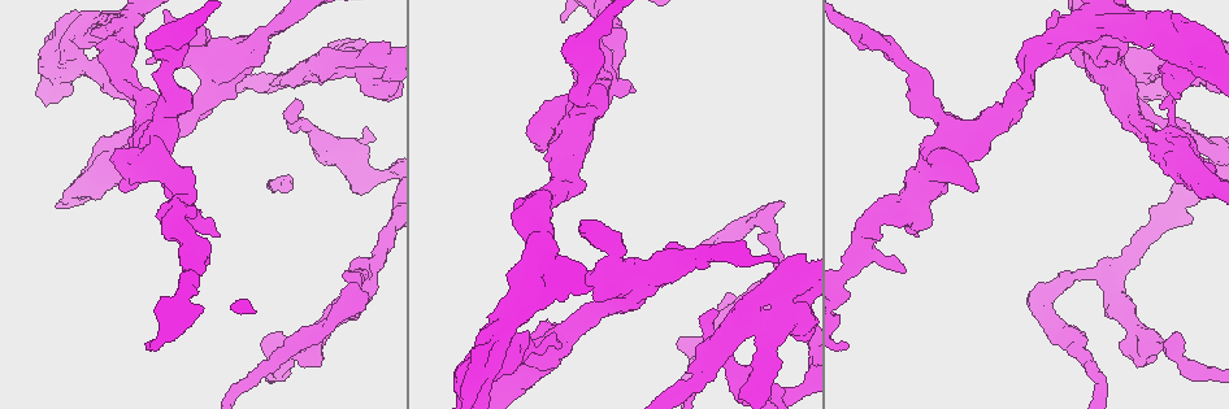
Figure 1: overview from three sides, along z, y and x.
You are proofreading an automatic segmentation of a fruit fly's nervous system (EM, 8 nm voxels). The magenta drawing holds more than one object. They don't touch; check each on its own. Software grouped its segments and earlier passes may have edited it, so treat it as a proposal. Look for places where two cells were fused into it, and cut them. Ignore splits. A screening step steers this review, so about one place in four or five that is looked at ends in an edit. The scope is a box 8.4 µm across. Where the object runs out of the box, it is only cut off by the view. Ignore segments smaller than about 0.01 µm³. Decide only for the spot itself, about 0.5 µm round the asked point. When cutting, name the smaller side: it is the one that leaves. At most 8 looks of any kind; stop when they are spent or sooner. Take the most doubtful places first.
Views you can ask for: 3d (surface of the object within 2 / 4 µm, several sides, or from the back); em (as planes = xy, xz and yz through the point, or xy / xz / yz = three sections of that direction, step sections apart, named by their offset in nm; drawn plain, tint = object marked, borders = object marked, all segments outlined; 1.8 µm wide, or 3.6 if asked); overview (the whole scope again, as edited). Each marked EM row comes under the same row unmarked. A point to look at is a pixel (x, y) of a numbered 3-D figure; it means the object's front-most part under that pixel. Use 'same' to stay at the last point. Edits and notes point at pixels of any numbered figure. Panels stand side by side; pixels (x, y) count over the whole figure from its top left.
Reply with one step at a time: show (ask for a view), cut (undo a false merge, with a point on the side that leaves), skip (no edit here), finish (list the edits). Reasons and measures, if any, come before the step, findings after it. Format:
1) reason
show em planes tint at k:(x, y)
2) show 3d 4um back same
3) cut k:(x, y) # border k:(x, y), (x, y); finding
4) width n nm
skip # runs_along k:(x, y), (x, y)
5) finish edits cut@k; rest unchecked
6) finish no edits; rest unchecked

abrupt turn
show 3d 4um at 1:(875, 39)

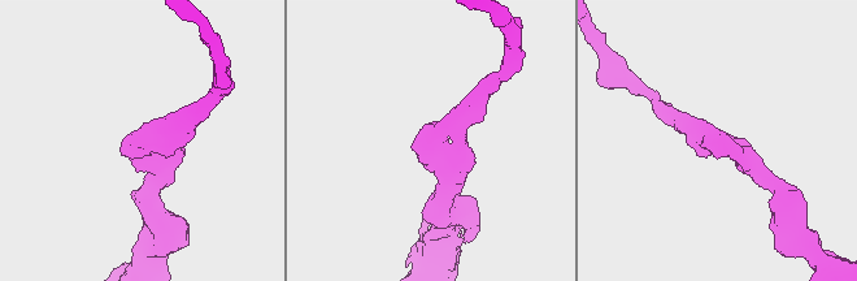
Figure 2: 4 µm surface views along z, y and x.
arm_widths 240, 240 nm; shape alone is not enough
show em planes tint at 2:(435, 141)

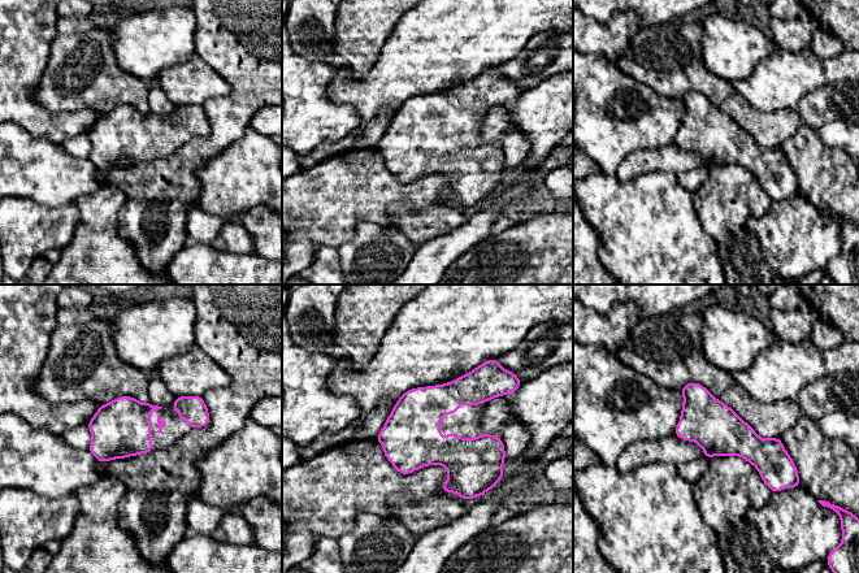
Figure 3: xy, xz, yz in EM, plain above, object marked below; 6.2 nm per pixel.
skip # runs_along 3:(685, 390), (730, 435), (785, 471); one cell here

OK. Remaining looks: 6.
sharp bend
show em 3.6um xy step 16 tint at 1:(1185, 50)

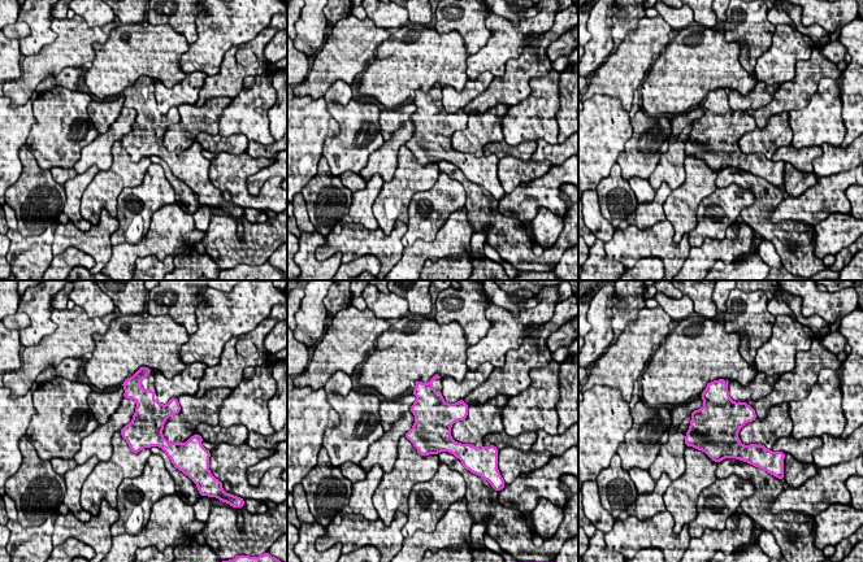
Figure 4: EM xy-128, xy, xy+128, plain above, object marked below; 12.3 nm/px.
cut it another way
show em 3.6um xz step 8 tint same

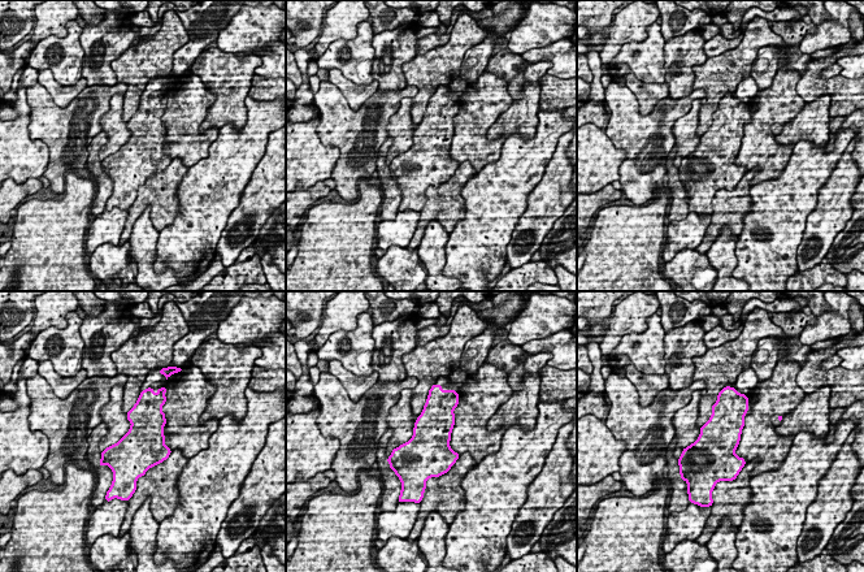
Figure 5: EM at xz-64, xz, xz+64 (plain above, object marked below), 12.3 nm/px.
width 500 nm
skip # continuous, no second cell

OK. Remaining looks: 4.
thin arm on a thick one
show em 3.6um yz step 8 tint at 1:(774, 320)

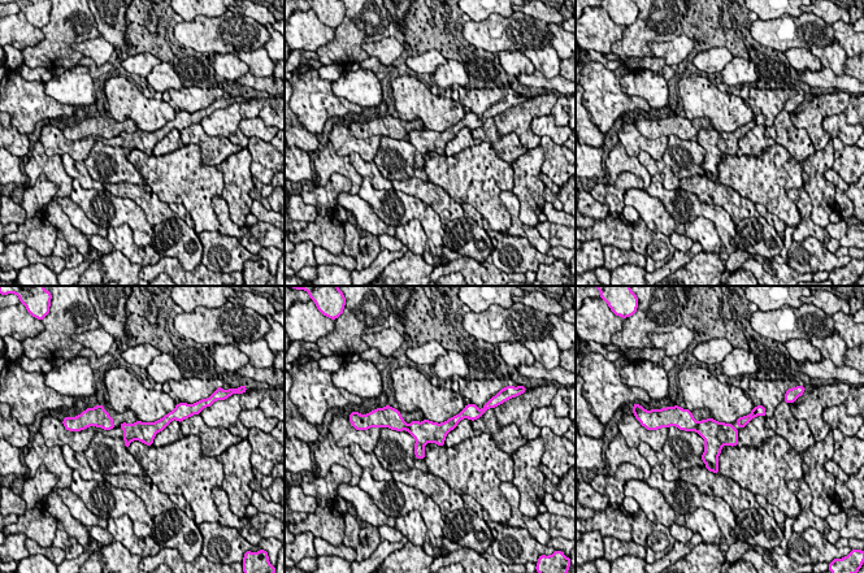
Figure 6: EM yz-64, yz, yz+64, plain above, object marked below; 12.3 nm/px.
cut 6:(715, 434) # border 6:(698, 422), (695, 430); two cells meet here

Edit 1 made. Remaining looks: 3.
finish edits cut@6; rest unchecked

